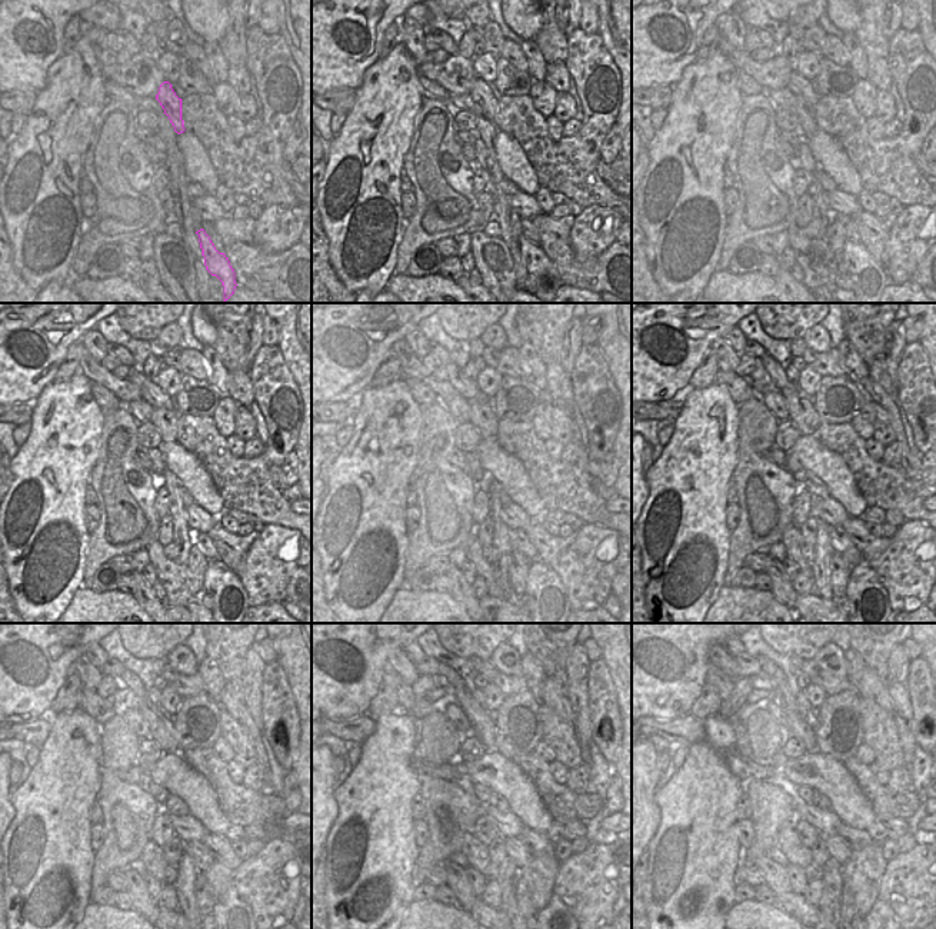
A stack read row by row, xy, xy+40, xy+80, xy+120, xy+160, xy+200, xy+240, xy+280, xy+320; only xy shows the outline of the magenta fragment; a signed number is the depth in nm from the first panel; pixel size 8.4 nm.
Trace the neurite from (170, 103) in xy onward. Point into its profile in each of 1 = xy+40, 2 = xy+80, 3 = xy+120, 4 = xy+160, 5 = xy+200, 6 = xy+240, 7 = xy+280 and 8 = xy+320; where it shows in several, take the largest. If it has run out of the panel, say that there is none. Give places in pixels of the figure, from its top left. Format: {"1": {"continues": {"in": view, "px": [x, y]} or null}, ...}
{"1": {"continues": {"in": "xy+40", "px": [480, 93]}}, "2": {"continues": {"in": "xy+80", "px": [798, 85]}}, "3": {"continues": {"in": "xy+120", "px": [152, 393]}}, "4": {"continues": {"in": "xy+160", "px": [468, 389]}}, "5": {"continues": {"in": "xy+200", "px": [776, 373]}}, "6": {"continues": {"in": "xy+240", "px": [127, 678]}}, "7": {"continues": {"in": "xy+280", "px": [452, 678]}}, "8": {"continues": {"in": "xy+320", "px": [766, 666]}}}

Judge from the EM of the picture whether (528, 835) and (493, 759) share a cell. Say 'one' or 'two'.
two

